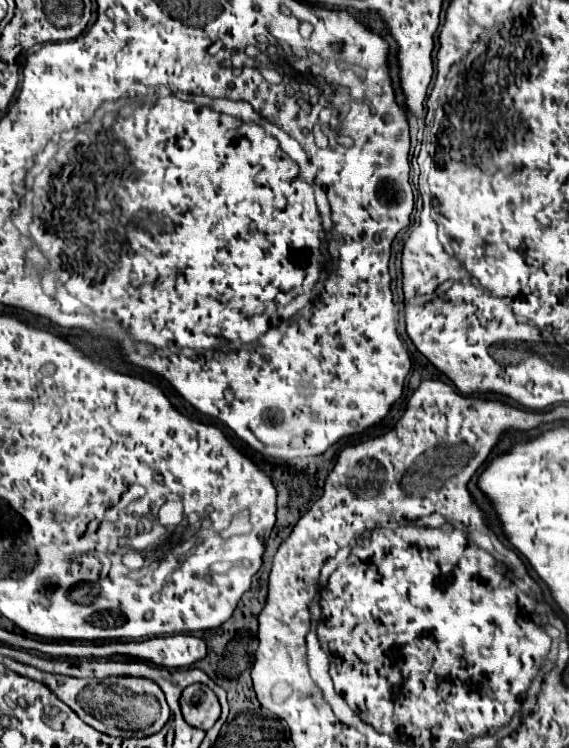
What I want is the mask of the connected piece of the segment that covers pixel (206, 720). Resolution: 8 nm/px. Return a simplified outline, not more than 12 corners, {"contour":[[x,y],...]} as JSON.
{"contour":[[204,684],[180,696],[184,720],[204,732],[220,716],[218,698]]}

